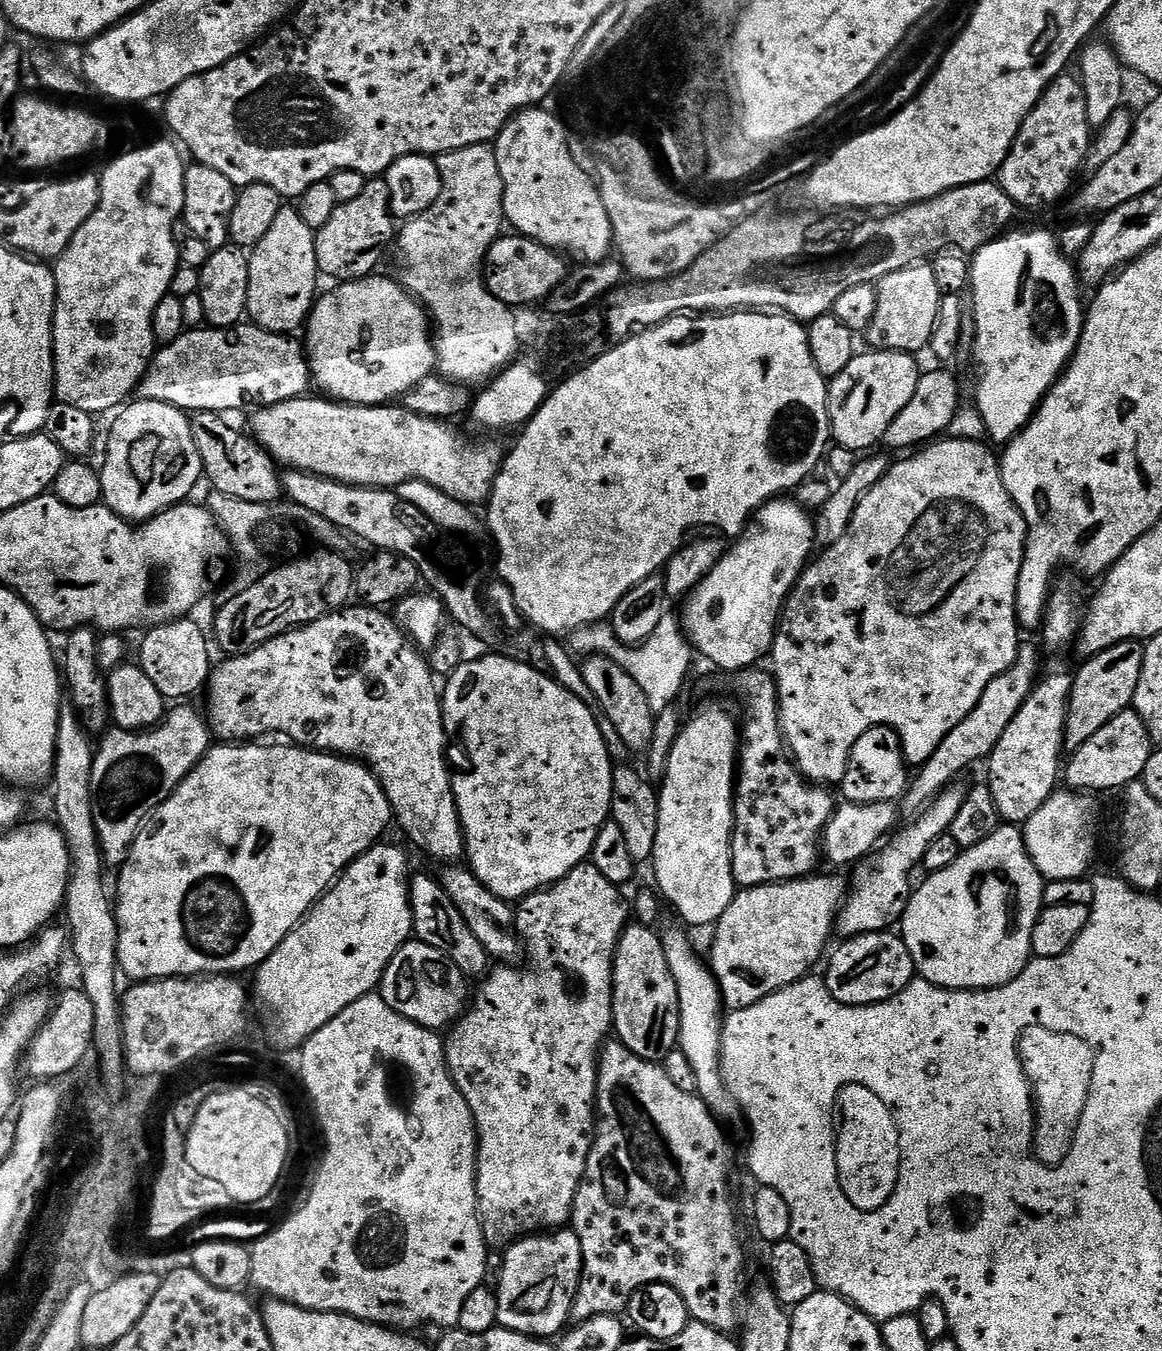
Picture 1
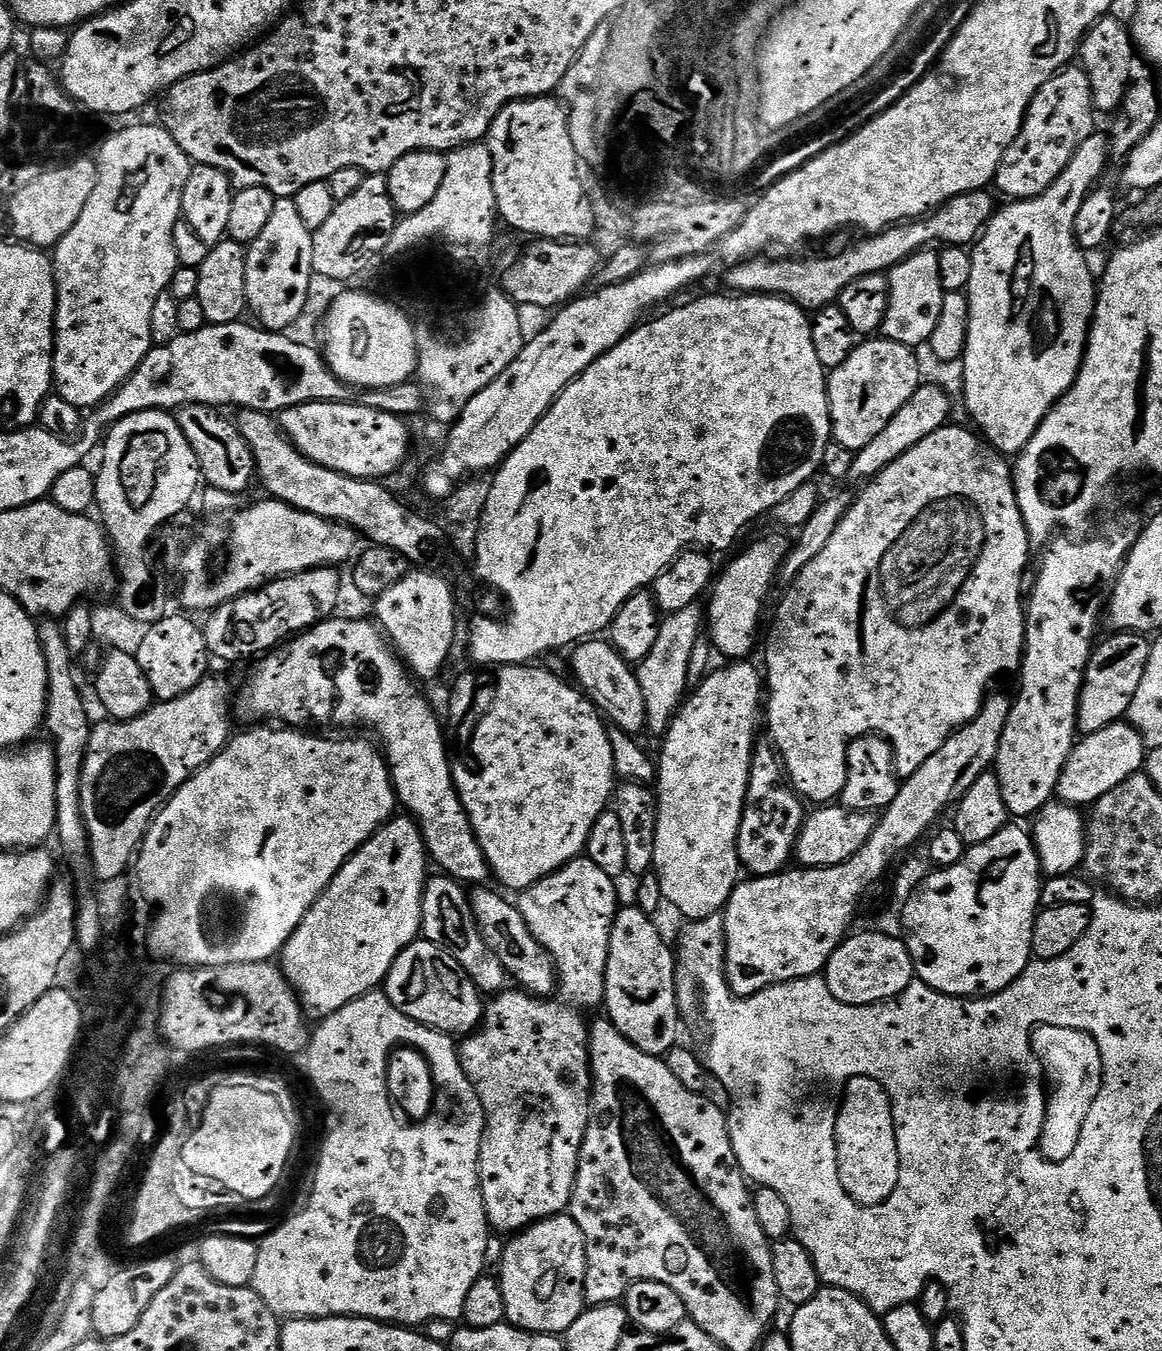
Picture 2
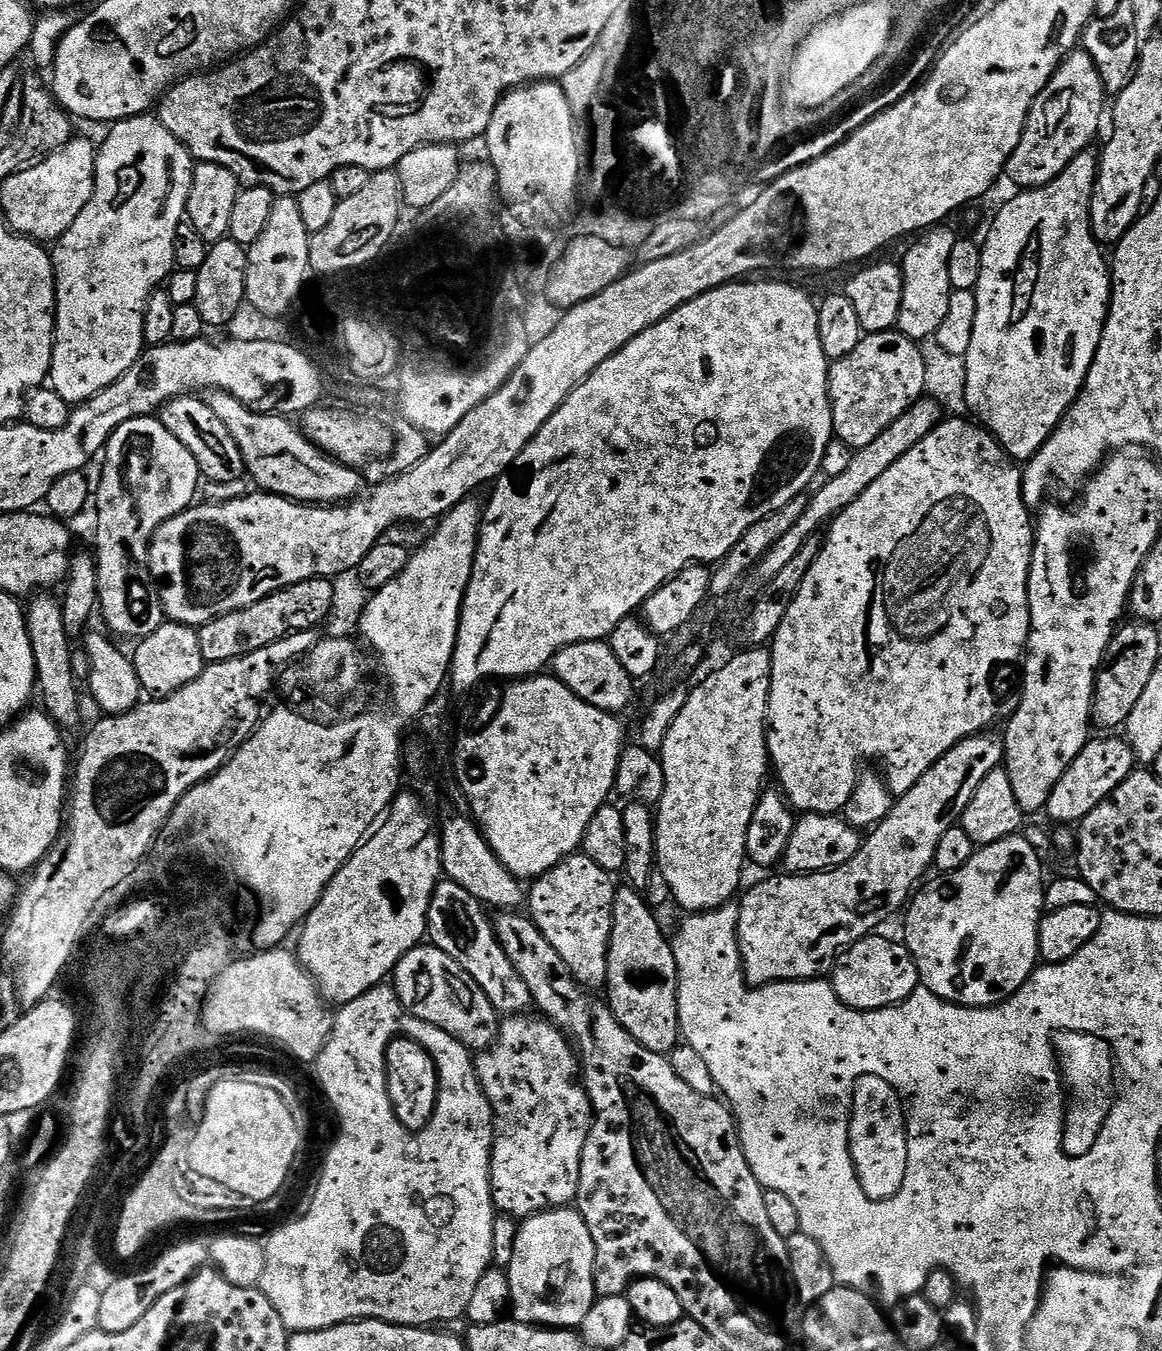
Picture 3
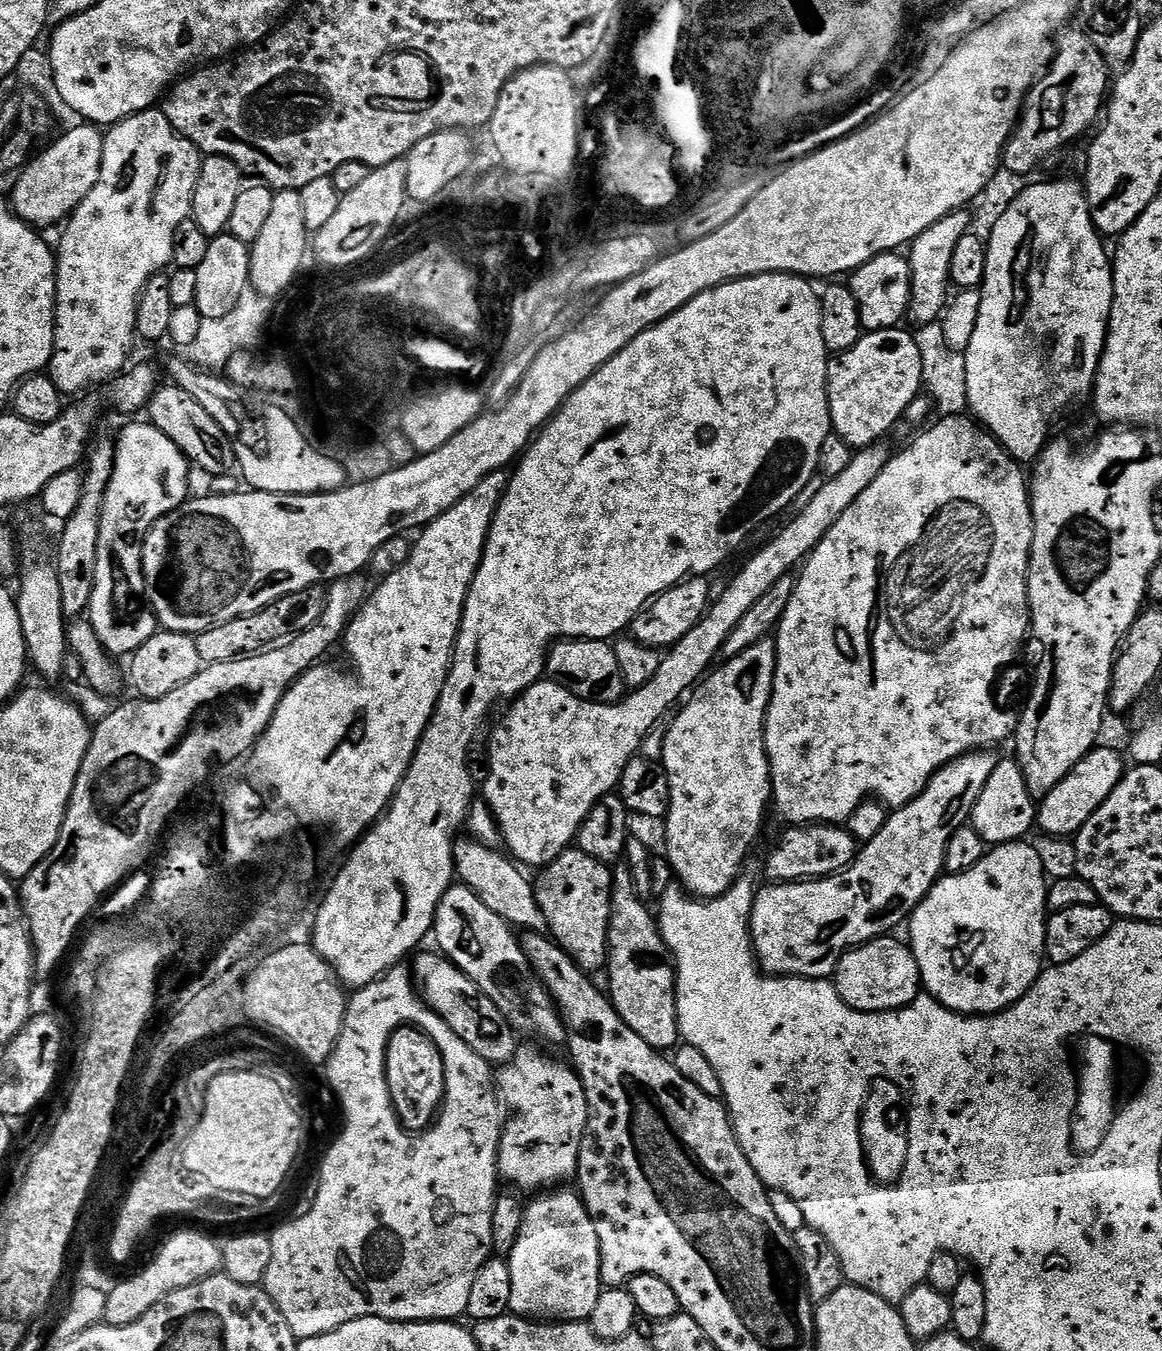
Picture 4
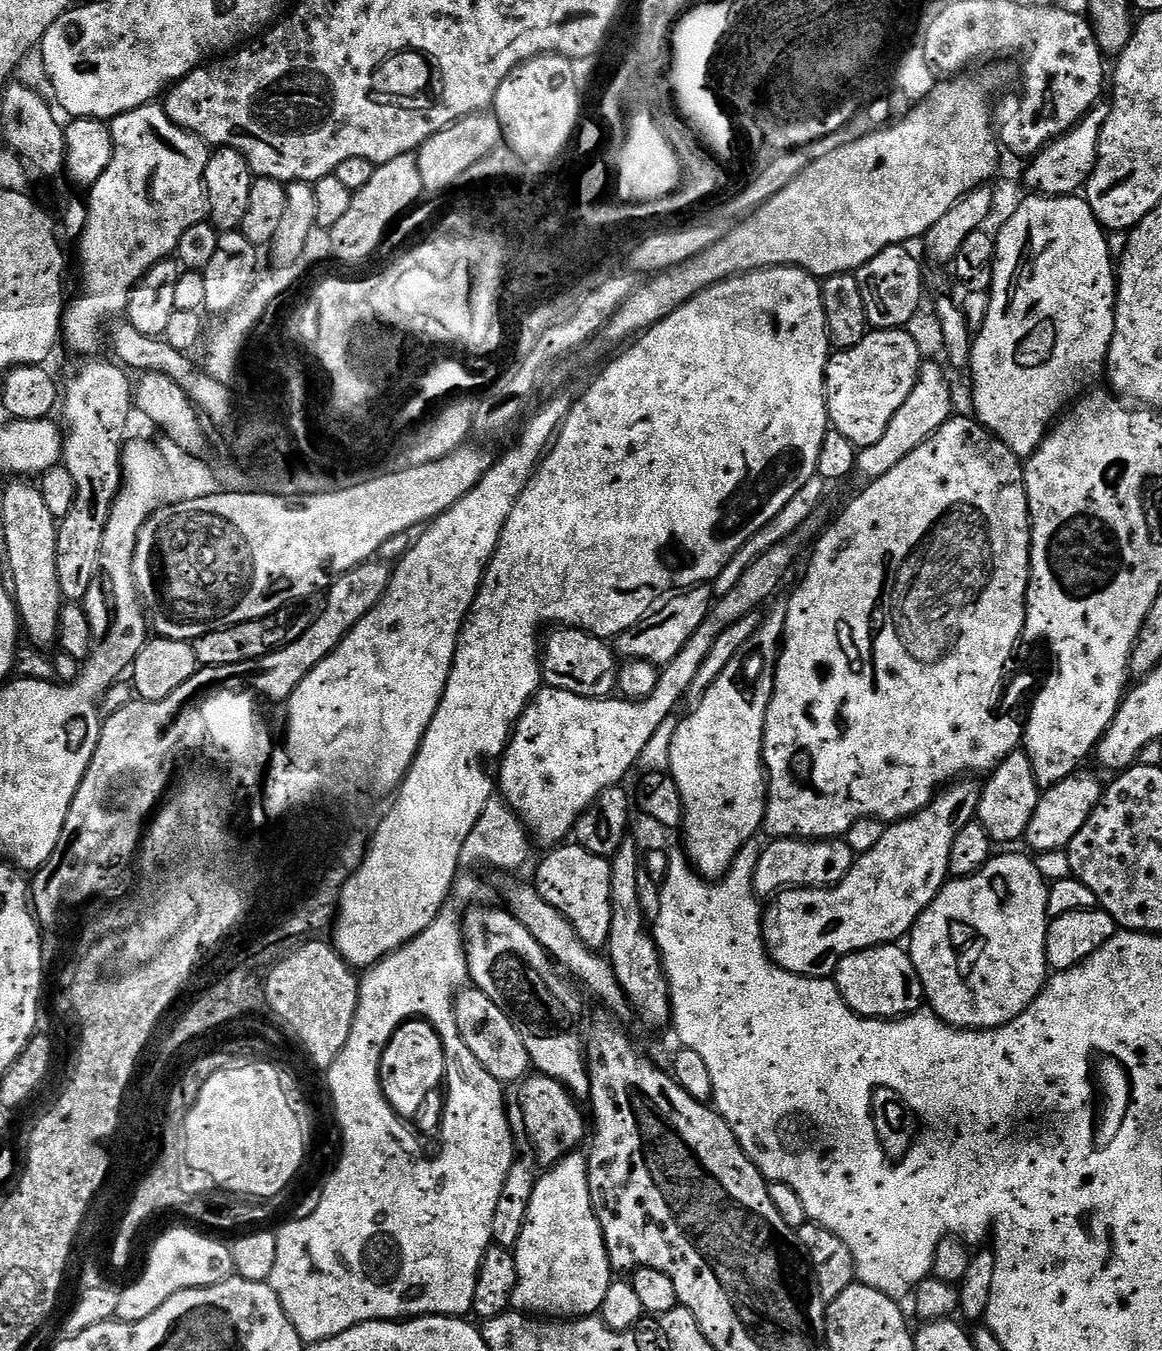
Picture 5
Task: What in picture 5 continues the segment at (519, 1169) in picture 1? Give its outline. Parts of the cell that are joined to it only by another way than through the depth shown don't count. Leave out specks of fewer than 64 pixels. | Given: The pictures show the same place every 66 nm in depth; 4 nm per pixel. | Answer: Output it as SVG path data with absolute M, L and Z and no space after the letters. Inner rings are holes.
M575 842L561 843L549 852L552 853L536 868L534 887L536 887L542 898L546 898L546 902L550 902L550 906L557 908L570 921L573 927L576 928L578 938L582 938L584 944L597 950L603 949L608 943L608 935L610 934L611 863L603 856L590 854L590 850L586 850L581 844ZM532 1074L519 1085L520 1112L524 1115L524 1132L536 1152L547 1162L555 1162L565 1154L571 1153L586 1140L586 1116L580 1113L577 1101L564 1085L554 1078L541 1074Z

